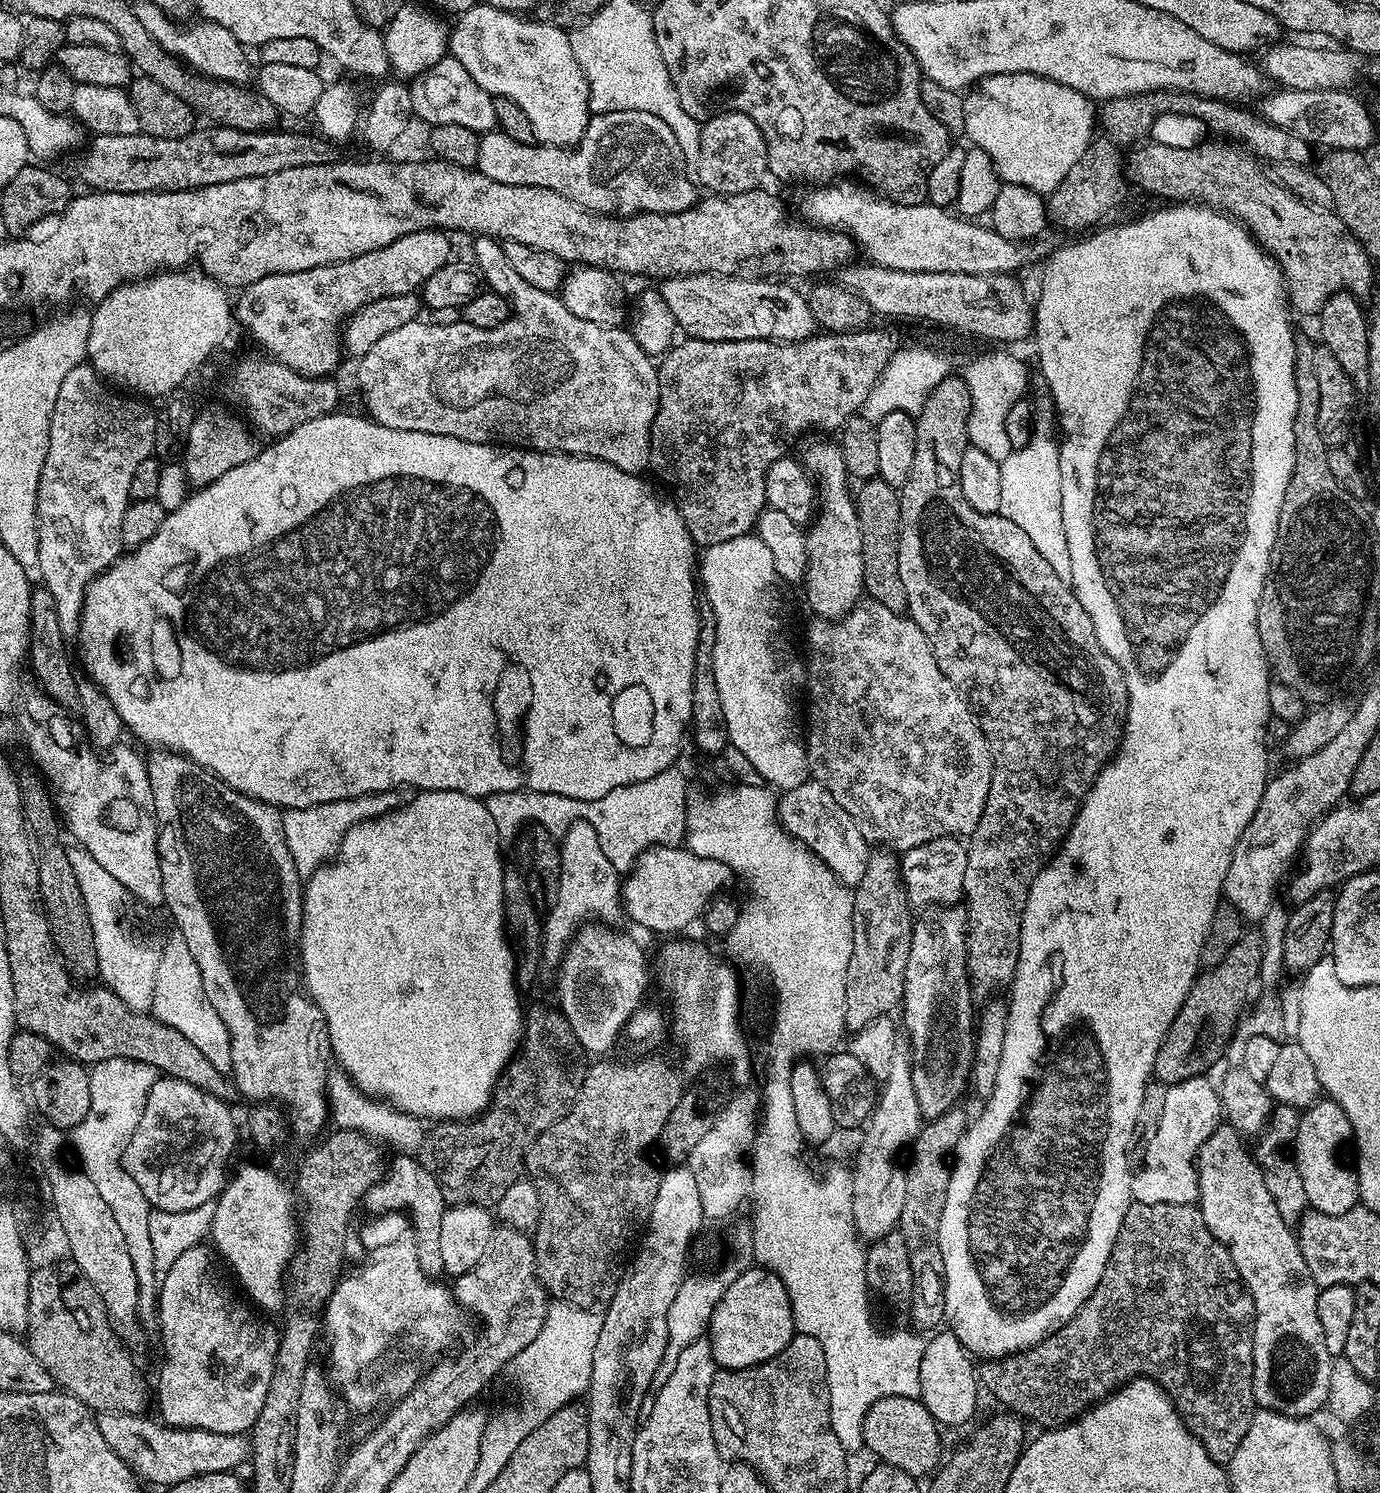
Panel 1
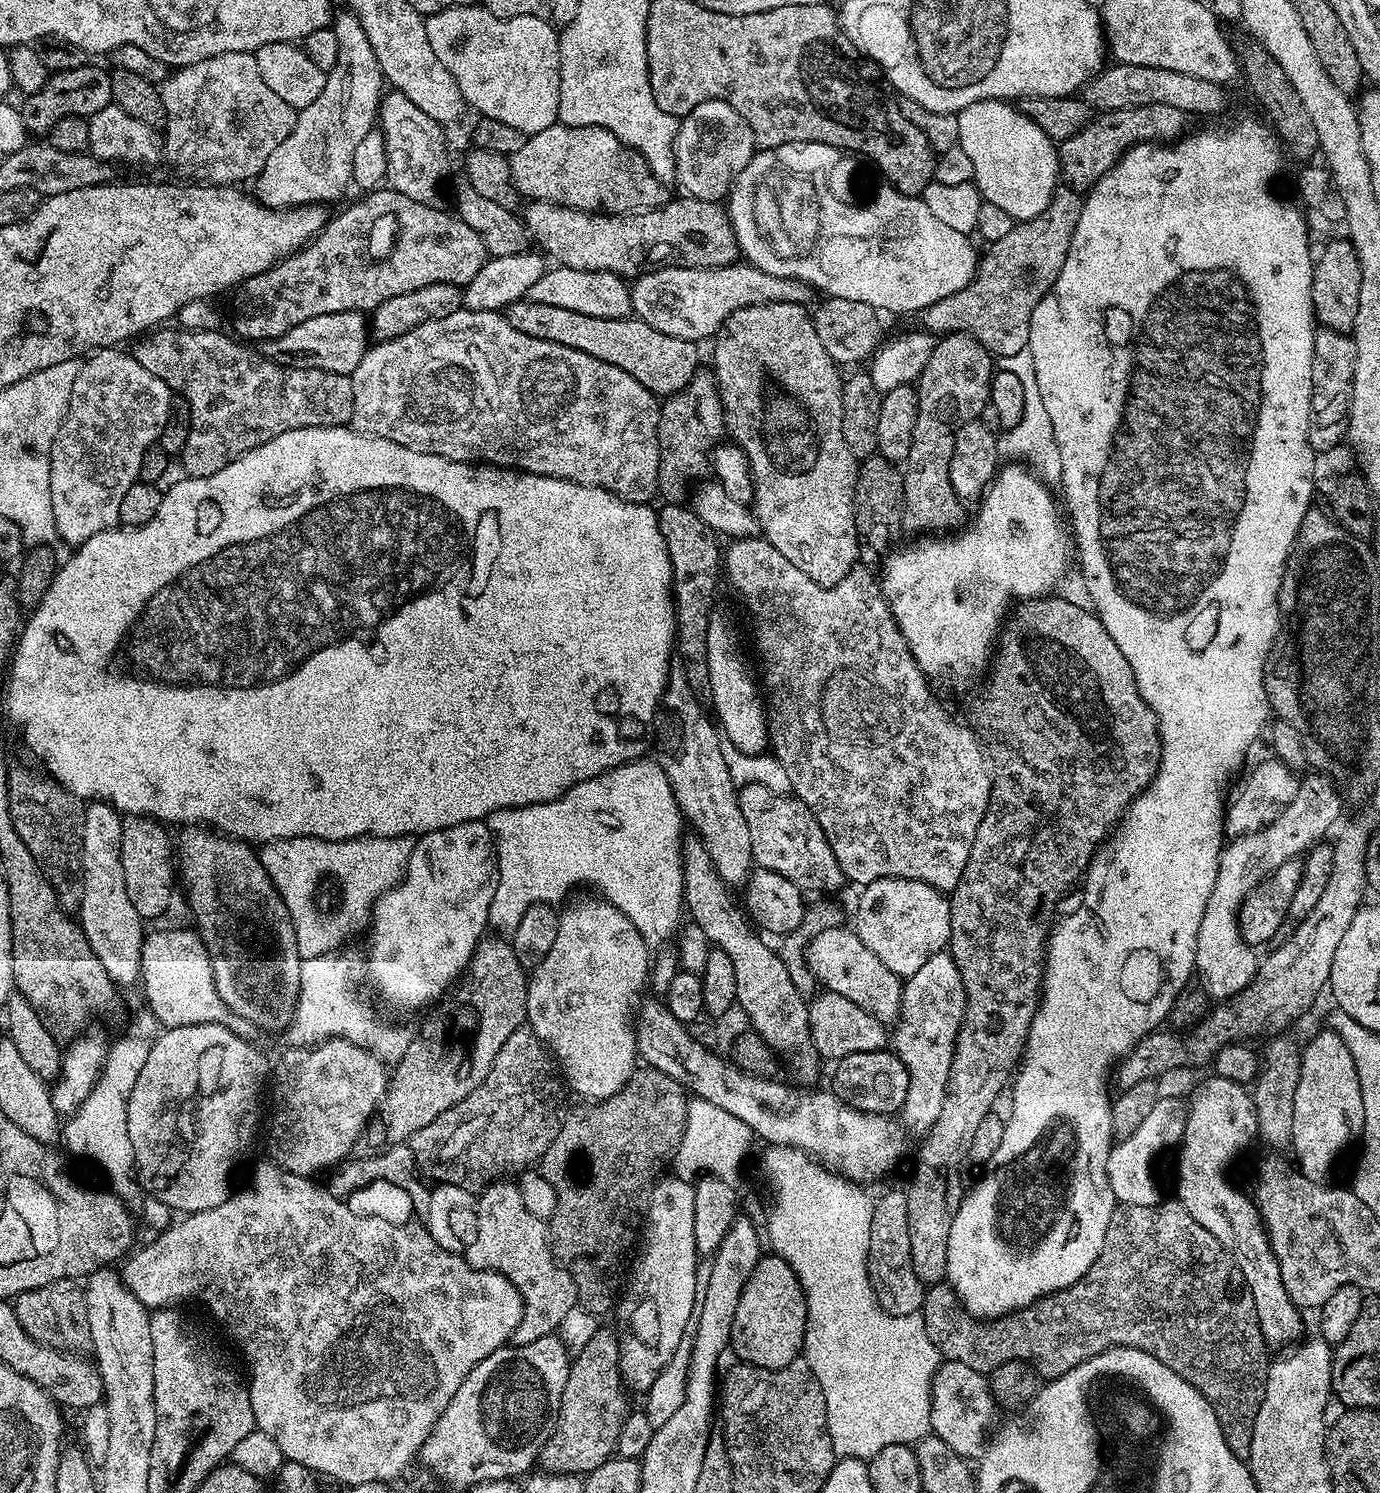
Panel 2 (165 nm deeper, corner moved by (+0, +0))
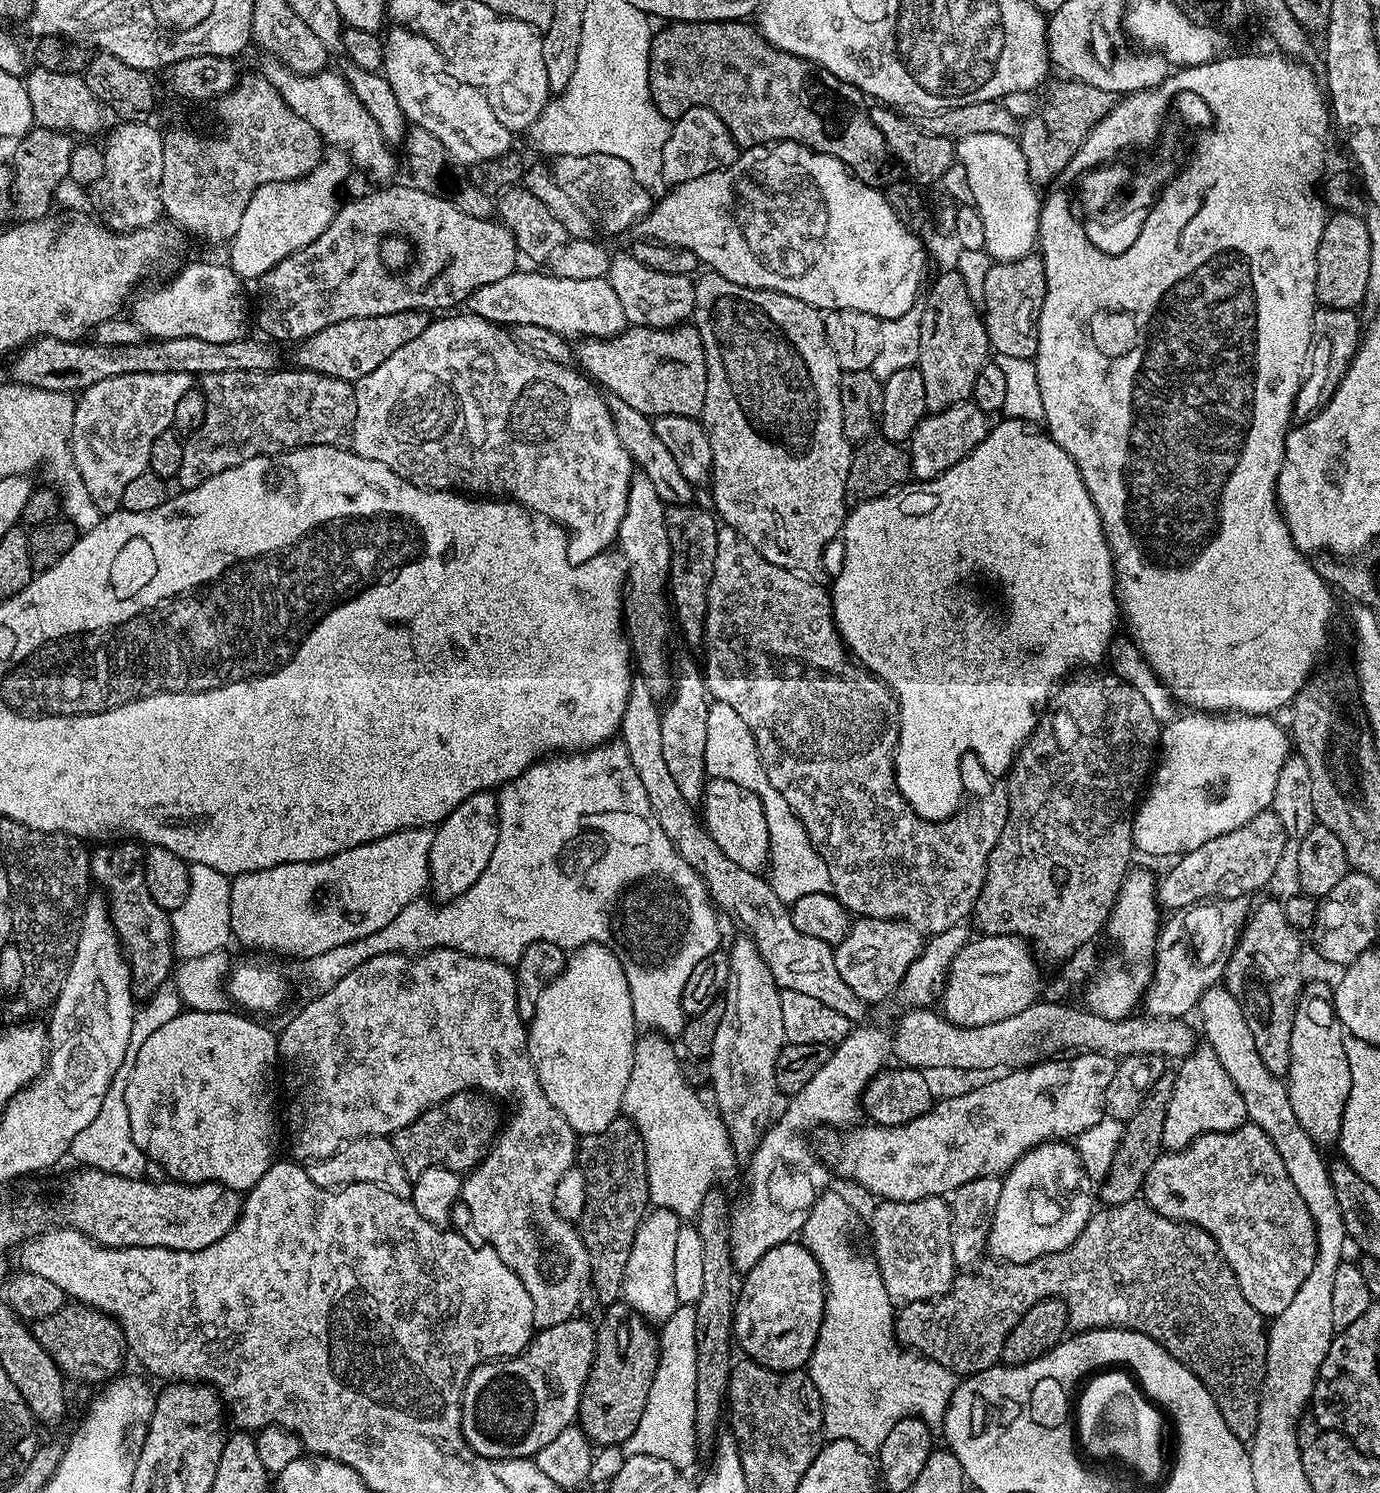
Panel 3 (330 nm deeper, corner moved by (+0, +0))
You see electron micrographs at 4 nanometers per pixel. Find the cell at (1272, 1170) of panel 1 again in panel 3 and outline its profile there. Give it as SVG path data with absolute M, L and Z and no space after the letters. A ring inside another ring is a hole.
M1278 899L1268 900L1251 909L1244 931L1236 941L1236 948L1230 954L1228 964L1224 967L1223 987L1234 994L1238 1006L1242 1006L1242 1014L1246 1014L1246 1026L1250 1026L1250 1034L1254 1034L1254 1046L1258 1046L1258 1054L1262 1054L1262 1062L1266 1062L1266 1070L1281 1078L1287 1077L1290 1066L1290 1030L1294 1026L1294 1010L1300 997L1302 979L1300 980L1300 940L1301 933L1286 922L1283 903Z

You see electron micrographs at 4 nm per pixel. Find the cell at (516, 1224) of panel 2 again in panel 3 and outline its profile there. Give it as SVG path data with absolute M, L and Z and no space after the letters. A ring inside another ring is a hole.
M431 948L429 952L421 952L419 954L405 954L402 952L395 952L394 954L380 954L369 960L364 960L362 966L358 966L354 970L350 970L350 974L346 974L346 978L342 978L332 988L323 989L284 1029L279 1029L278 1032L278 1060L282 1065L282 1088L288 1091L288 1128L286 1124L286 1132L292 1135L292 1152L291 1155L295 1157L297 1161L308 1162L313 1160L325 1160L330 1158L330 1154L334 1154L339 1148L343 1148L345 1144L349 1144L352 1140L357 1140L359 1136L387 1136L391 1137L394 1132L394 1123L392 1124L392 1108L416 1108L415 1110L423 1109L425 1106L431 1106L433 1104L440 1104L444 1100L450 1099L455 1092L467 1092L469 1090L475 1090L477 1093L483 1094L485 1097L493 1098L497 1096L500 1100L505 1100L508 1104L513 1104L516 1109L512 1112L512 1117L508 1121L503 1121L502 1127L495 1133L494 1139L485 1154L484 1159L467 1173L462 1180L462 1204L468 1207L468 1216L472 1219L472 1224L476 1227L476 1232L481 1236L483 1243L489 1248L493 1248L498 1254L498 1258L502 1258L502 1262L506 1262L506 1266L510 1266L510 1270L514 1270L518 1274L518 1278L526 1286L526 1294L530 1294L530 1302L534 1302L534 1322L536 1328L549 1328L550 1326L558 1326L558 1322L566 1322L573 1319L577 1315L576 1307L584 1300L584 1291L587 1293L590 1288L590 1281L592 1279L592 1267L590 1266L590 1254L586 1250L586 1246L582 1242L579 1231L569 1221L563 1220L560 1215L554 1210L554 1186L558 1186L558 1178L562 1178L562 1174L566 1170L570 1170L578 1160L578 1135L570 1126L570 1123L566 1122L566 1118L562 1116L550 1104L550 1099L546 1098L546 1094L543 1093L542 1086L539 1084L538 1074L535 1073L535 1068L531 1064L530 1054L527 1050L528 1044L528 1029L526 1027L526 1021L518 1014L518 1002L516 1001L516 973L507 964L500 964L496 960L490 958L482 958L481 956L471 956L465 952L459 952L453 948Z

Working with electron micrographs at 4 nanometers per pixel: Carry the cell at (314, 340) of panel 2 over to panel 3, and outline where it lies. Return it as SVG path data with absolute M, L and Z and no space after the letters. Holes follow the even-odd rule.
M40 337L25 345L14 357L11 379L35 388L77 393L103 378L124 373L190 373L193 376L223 372L275 372L280 356L263 339L213 343L198 338L149 339L128 346L110 346L84 340Z

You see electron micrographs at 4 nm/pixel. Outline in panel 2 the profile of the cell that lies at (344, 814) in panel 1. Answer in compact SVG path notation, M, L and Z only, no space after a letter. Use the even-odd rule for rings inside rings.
M295 836L289 840L271 840L270 843L263 845L259 849L258 855L262 866L268 871L268 877L272 879L272 885L276 888L276 894L279 903L288 912L288 917L292 920L292 925L296 931L296 949L301 960L309 960L310 958L318 958L318 954L326 954L327 952L335 952L343 949L344 943L351 936L356 936L365 931L369 927L372 919L372 908L376 905L376 900L387 892L390 888L395 888L401 880L404 879L404 871L408 869L410 862L410 854L414 850L416 840L410 836L359 836L353 840L319 840L318 838L310 838L309 836Z

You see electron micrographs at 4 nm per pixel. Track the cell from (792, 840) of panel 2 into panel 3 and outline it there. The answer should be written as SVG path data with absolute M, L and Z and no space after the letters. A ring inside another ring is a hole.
M713 775L704 785L702 826L708 831L710 838L718 842L718 850L722 850L722 854L726 854L726 858L730 858L734 866L742 866L742 870L759 873L760 867L763 864L765 867L770 860L770 834L759 795L745 785L734 782L727 775L715 776Z

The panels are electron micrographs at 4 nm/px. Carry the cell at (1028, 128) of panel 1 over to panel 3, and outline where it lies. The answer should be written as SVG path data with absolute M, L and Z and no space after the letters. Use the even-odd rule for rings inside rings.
M970 134L970 138L955 141L955 146L957 161L966 168L975 208L985 226L983 250L1002 264L1033 255L1040 234L1042 200L1036 197L1037 189L1028 176L1019 139L1006 134Z

